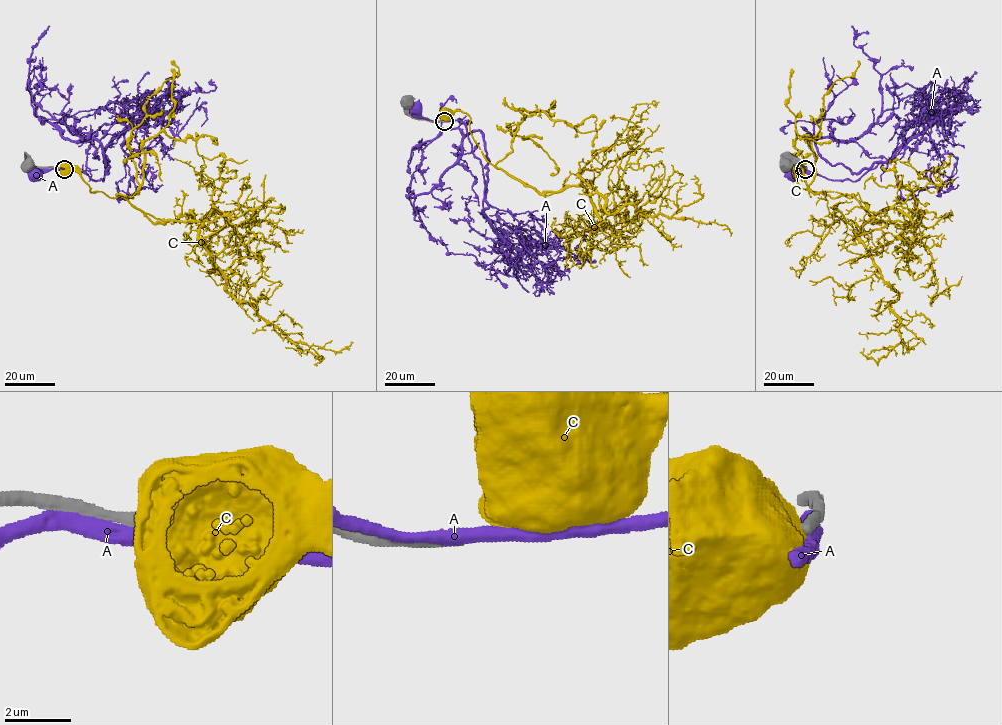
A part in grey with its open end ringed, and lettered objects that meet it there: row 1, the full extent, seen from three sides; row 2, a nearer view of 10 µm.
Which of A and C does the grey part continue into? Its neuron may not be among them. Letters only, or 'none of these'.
none of these

